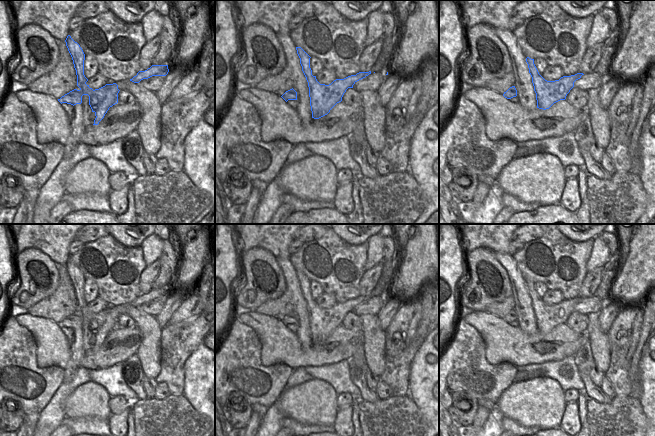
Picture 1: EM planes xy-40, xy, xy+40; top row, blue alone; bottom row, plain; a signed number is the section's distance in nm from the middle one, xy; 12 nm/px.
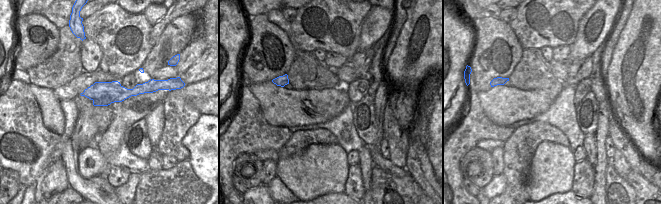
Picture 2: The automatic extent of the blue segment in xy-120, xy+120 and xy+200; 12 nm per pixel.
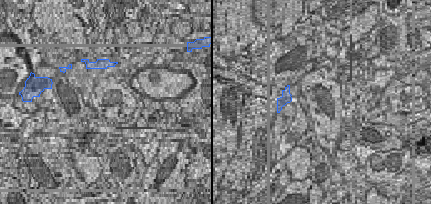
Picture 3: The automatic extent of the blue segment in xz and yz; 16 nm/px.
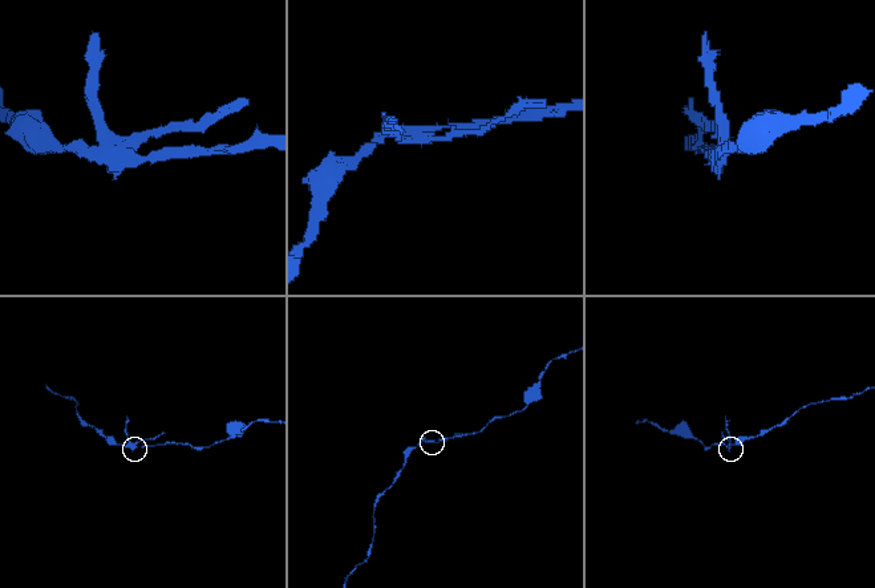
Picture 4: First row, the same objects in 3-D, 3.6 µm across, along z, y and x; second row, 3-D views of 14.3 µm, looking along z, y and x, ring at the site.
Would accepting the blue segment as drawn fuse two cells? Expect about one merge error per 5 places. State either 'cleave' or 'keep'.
cleave

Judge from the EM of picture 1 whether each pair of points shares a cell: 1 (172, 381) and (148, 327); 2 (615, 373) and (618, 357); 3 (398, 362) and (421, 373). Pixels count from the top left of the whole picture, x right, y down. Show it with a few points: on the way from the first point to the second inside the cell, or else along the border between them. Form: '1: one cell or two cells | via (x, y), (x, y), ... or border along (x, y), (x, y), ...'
1: two cells | border along (160, 331), (160, 371), (154, 378)
2: one cell | via (618, 369), (618, 361)
3: two cells | border along (413, 358), (409, 370), (408, 391)

